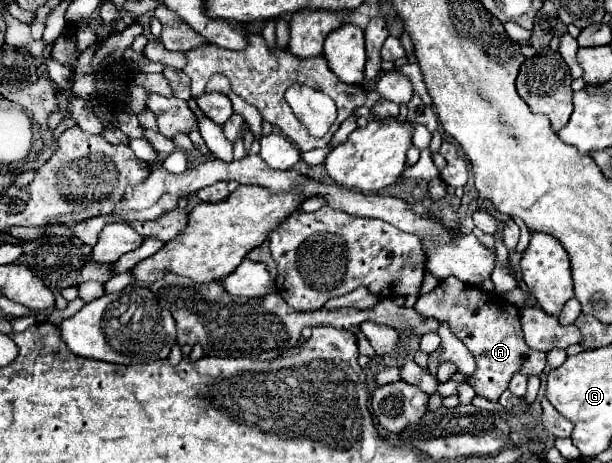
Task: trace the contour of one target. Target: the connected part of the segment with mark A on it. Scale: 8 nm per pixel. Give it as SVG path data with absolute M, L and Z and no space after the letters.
M448 277L438 283L438 287L426 295L420 295L416 301L416 311L422 317L436 317L446 321L454 335L470 349L476 357L476 371L468 379L476 395L486 397L488 401L498 401L506 391L514 373L540 375L546 365L546 353L533 350L524 343L524 333L520 329L520 311L496 291L488 293L478 285L464 285L456 277Z

